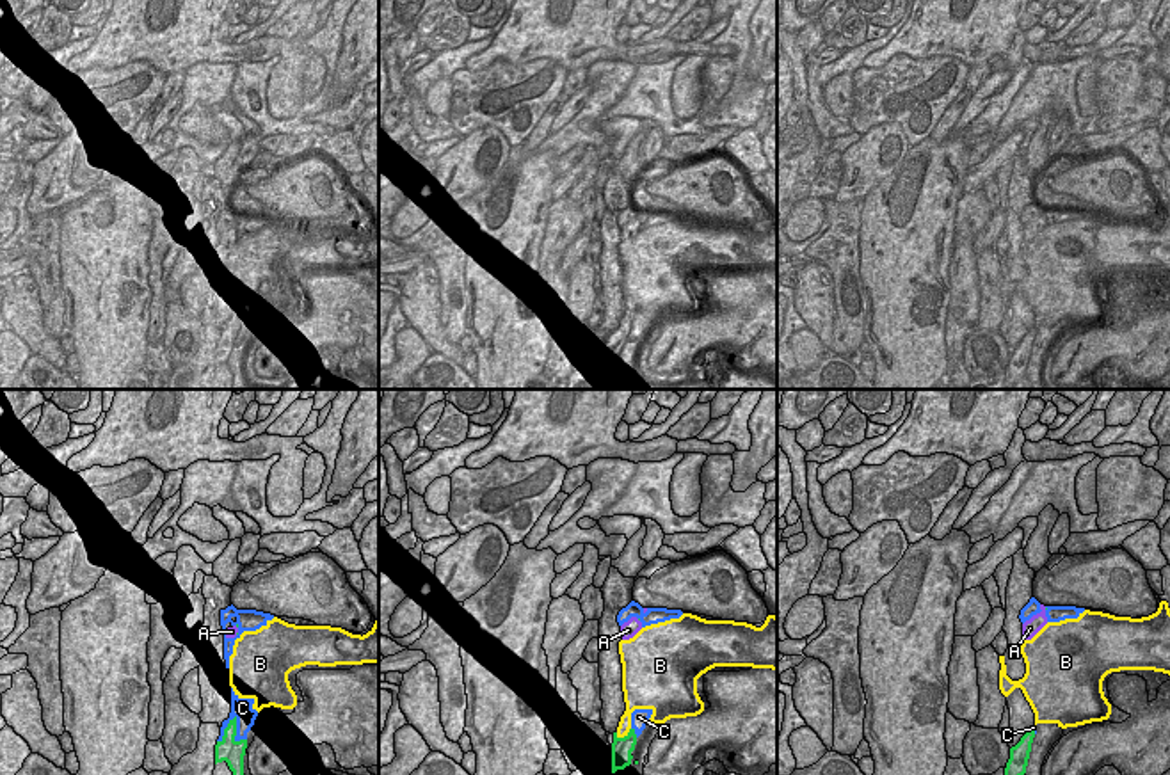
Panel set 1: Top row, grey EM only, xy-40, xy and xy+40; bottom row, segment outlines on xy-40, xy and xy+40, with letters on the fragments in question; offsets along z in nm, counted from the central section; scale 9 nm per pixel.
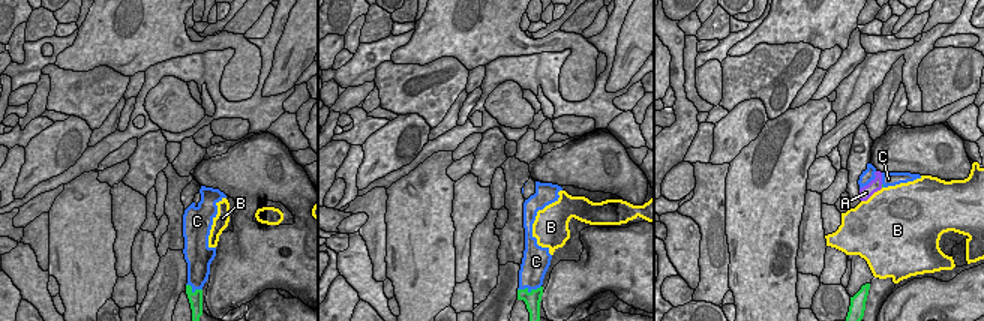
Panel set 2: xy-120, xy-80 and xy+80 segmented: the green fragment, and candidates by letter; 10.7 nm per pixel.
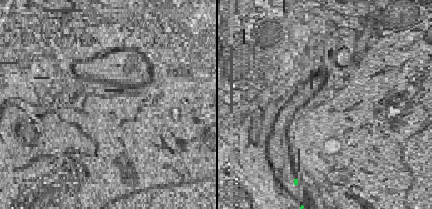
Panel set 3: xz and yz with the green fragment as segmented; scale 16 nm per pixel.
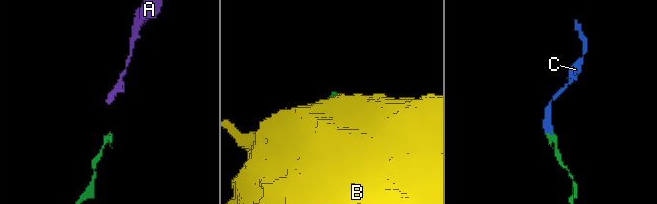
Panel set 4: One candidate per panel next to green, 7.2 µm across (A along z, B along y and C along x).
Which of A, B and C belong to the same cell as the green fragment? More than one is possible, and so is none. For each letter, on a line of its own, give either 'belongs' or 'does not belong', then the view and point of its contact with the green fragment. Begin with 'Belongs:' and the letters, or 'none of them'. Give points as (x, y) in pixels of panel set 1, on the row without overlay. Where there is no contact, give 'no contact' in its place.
Belongs: A
A: belongs; no contact
B: does not belong; meets green in xy at (625, 338)
C: does not belong; meets green in xy-40 at (224, 331)

